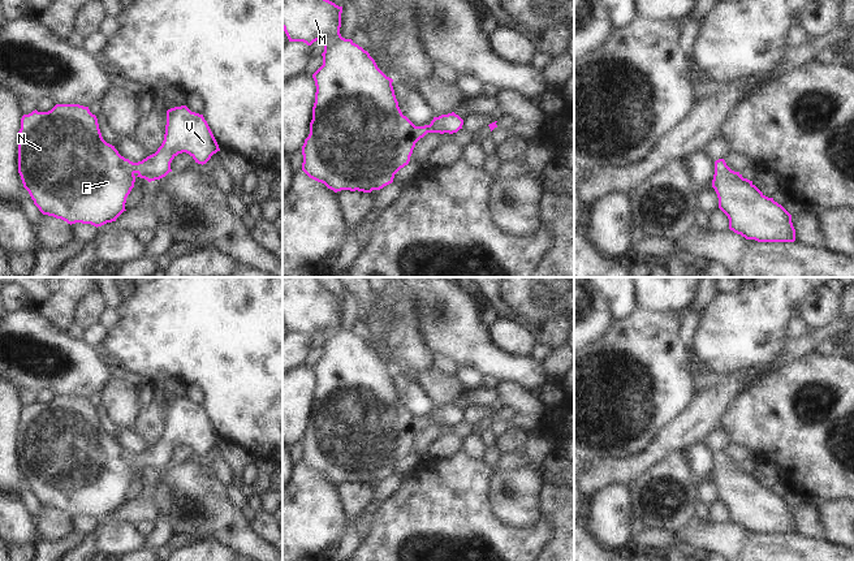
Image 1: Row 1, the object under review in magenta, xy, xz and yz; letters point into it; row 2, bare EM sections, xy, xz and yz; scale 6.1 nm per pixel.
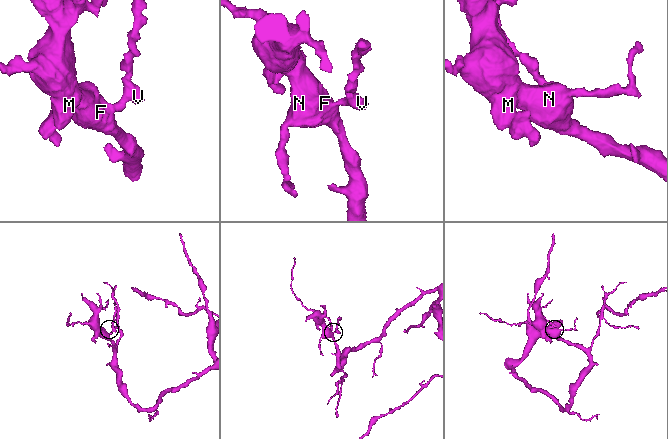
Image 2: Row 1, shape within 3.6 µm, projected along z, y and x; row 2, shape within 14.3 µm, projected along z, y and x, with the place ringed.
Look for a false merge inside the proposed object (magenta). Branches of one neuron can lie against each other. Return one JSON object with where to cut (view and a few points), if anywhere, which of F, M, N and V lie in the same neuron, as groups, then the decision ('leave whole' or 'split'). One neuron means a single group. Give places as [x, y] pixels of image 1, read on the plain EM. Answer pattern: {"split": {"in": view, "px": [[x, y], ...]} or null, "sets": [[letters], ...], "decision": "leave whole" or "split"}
{"split": null, "sets": [["F", "M", "N", "V"]], "decision": "leave whole"}

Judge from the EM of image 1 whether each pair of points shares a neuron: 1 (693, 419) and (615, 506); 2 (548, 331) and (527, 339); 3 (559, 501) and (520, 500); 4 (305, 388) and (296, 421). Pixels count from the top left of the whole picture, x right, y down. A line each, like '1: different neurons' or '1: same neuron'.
1: different neurons
2: different neurons
3: different neurons
4: same neuron

